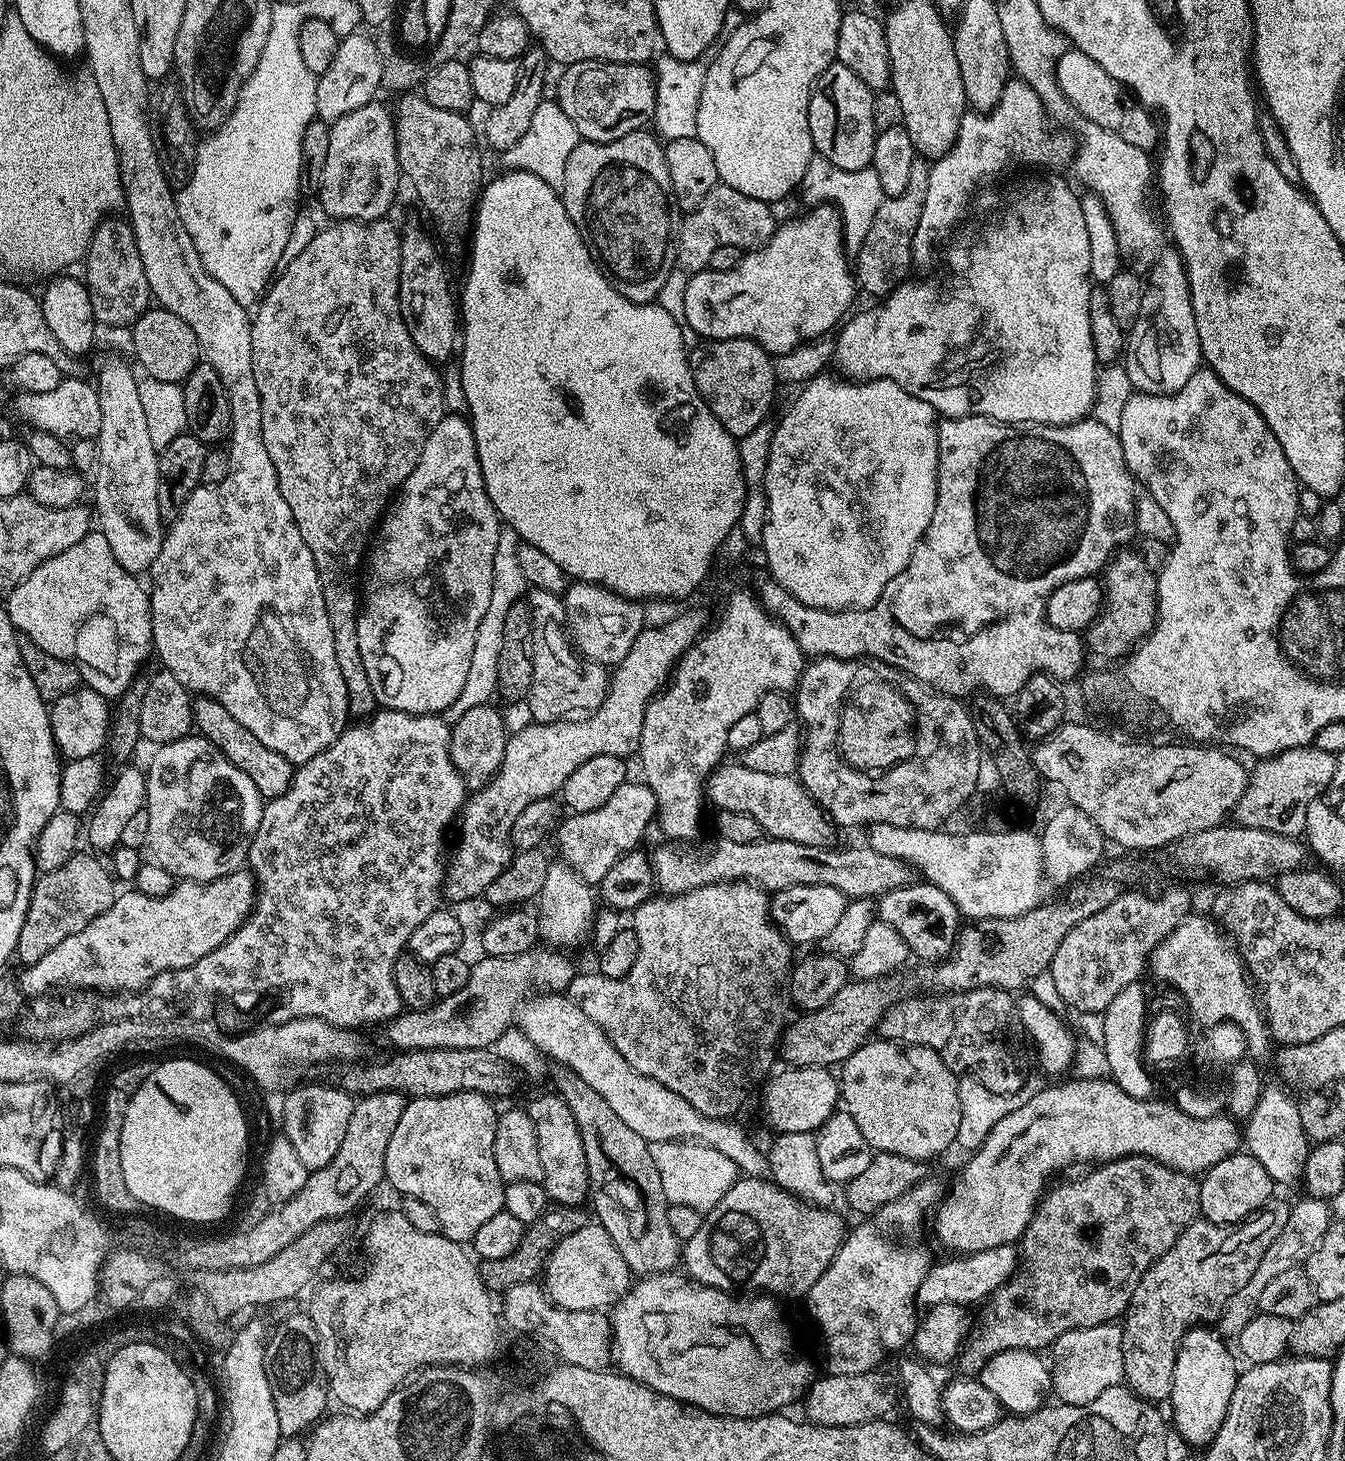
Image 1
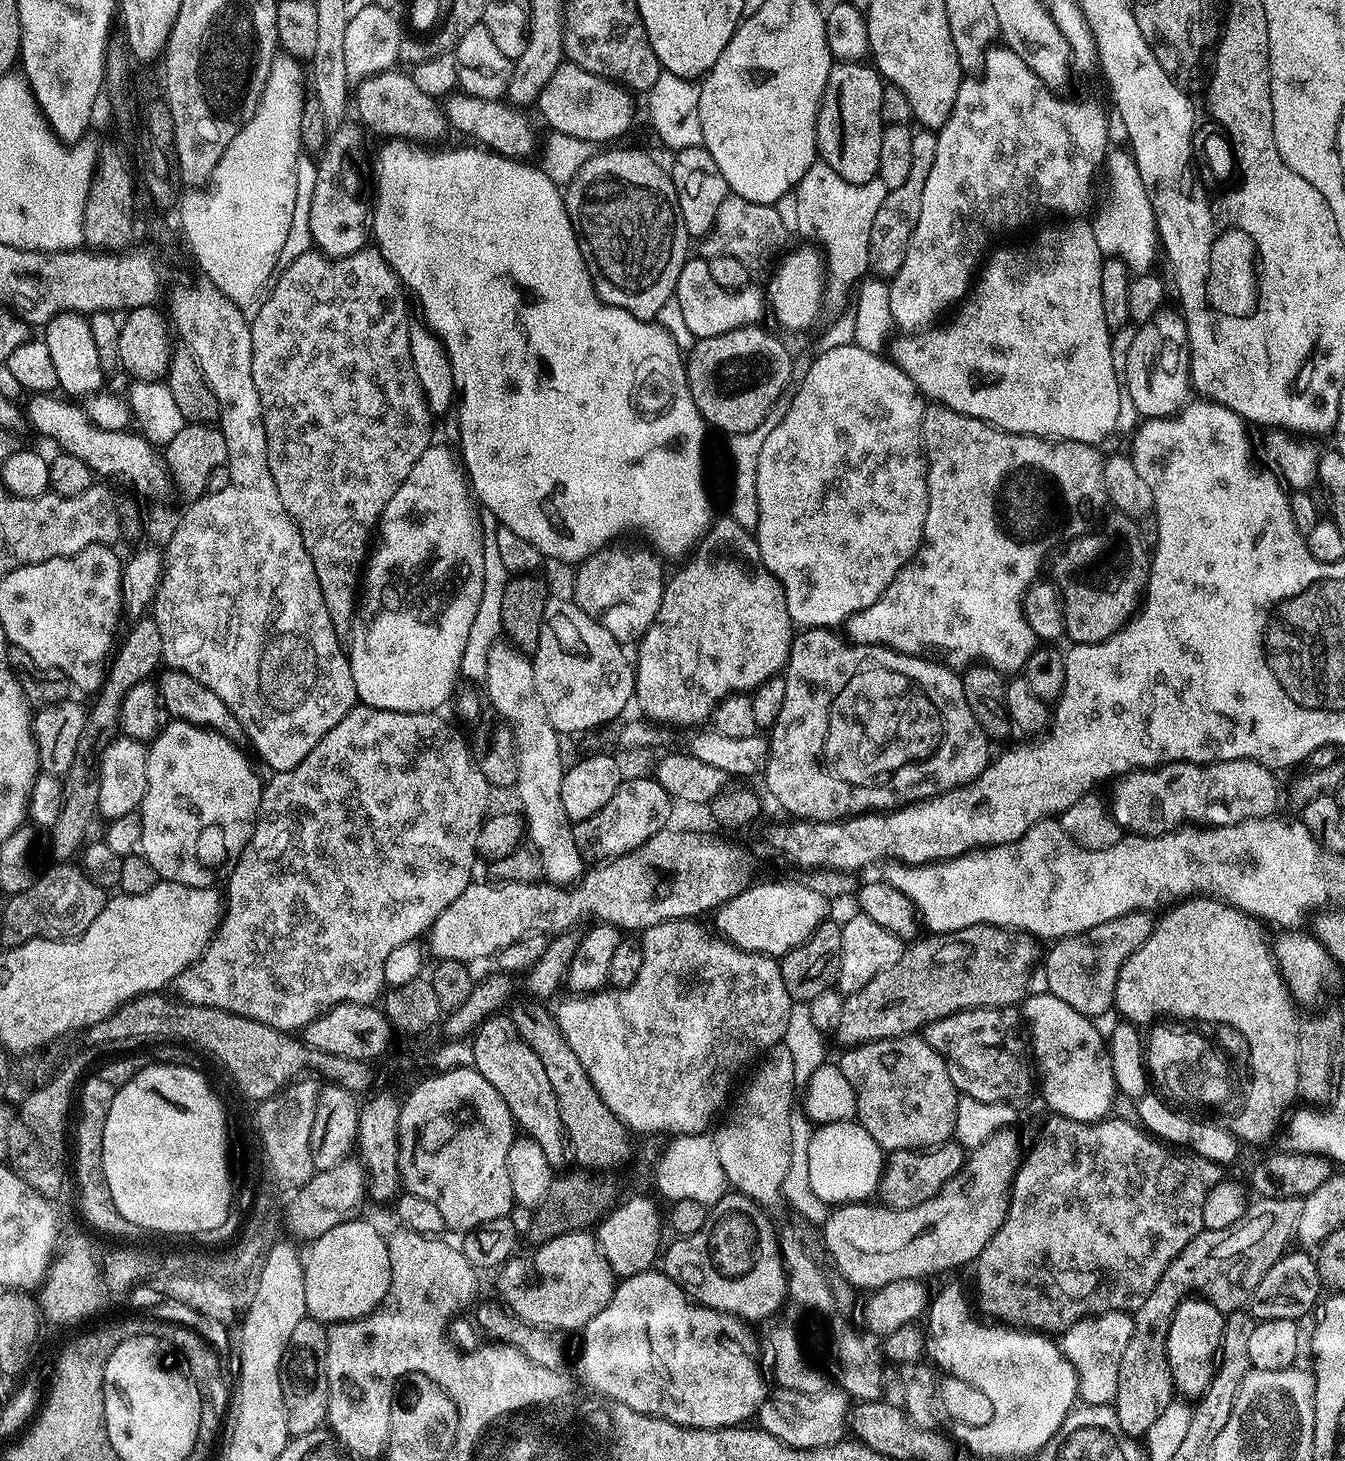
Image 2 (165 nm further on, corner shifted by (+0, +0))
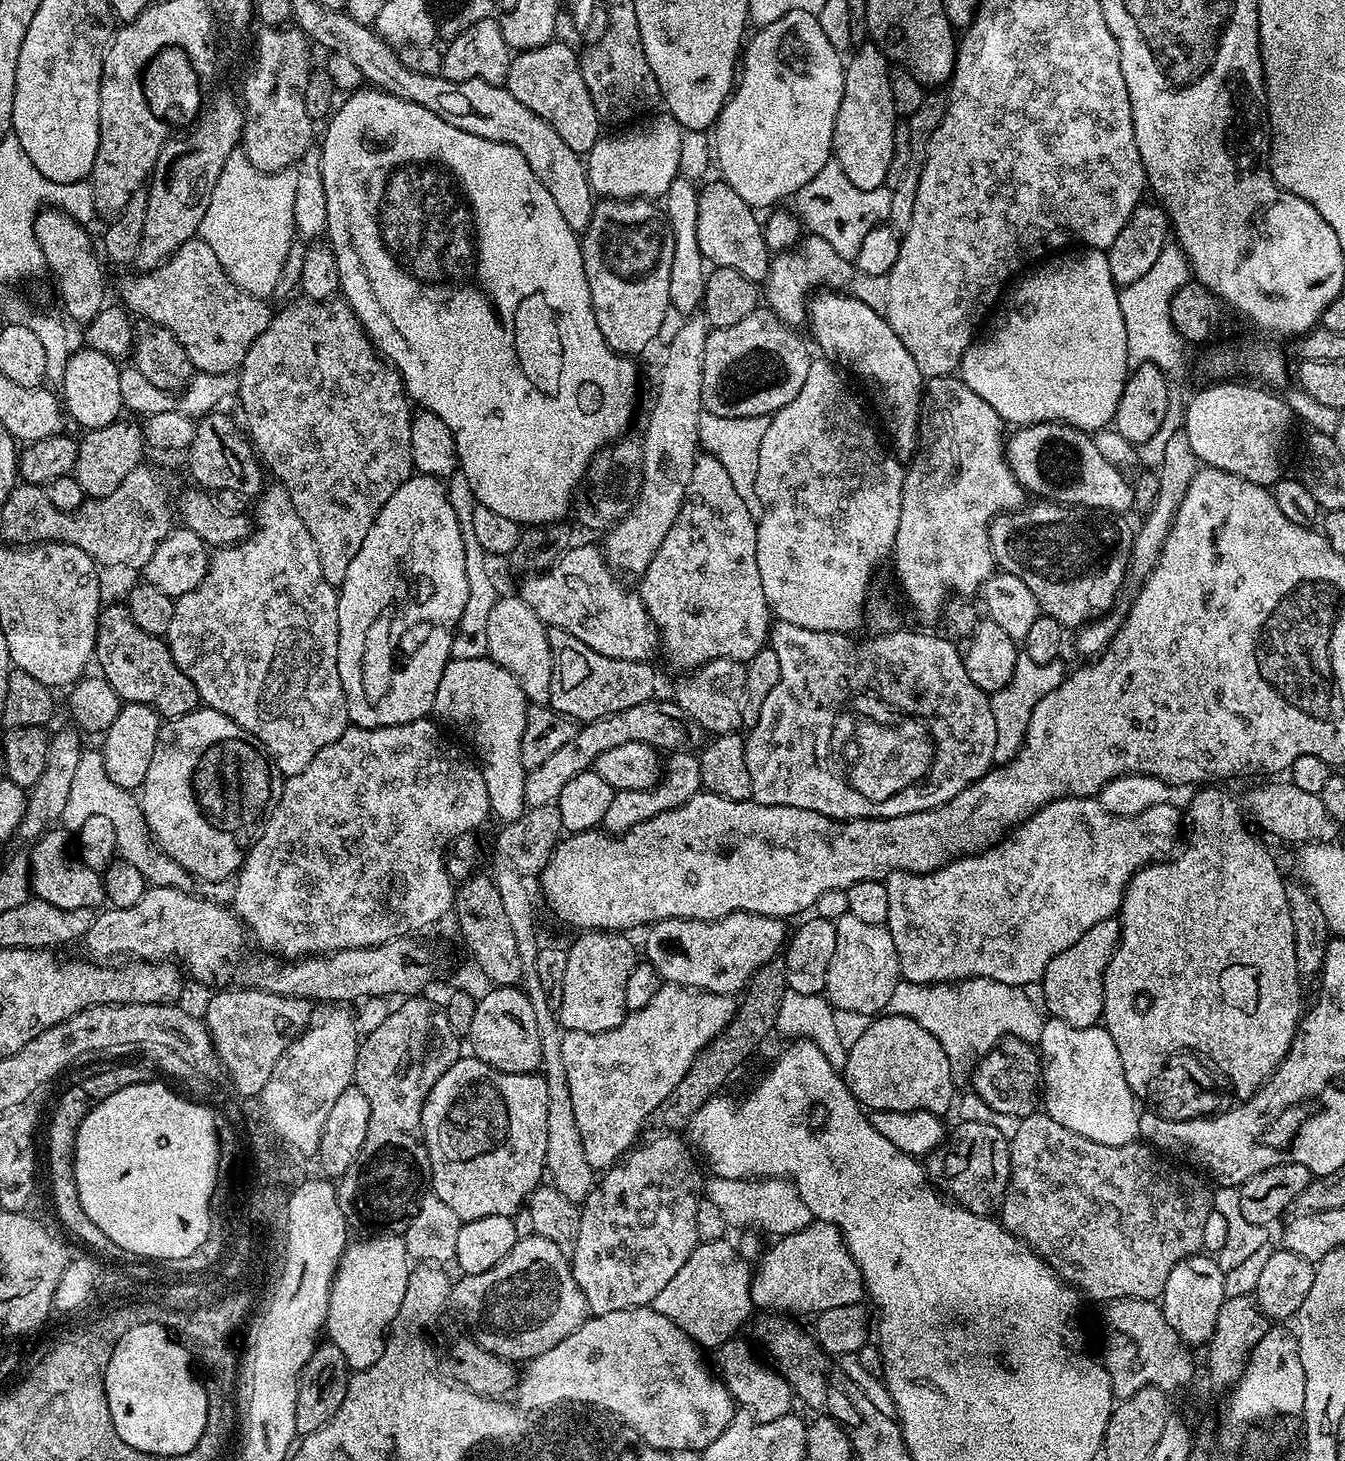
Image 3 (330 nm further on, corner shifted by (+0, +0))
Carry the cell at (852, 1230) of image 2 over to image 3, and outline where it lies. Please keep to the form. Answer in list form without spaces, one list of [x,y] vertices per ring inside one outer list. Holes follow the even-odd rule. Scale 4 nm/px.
[[[816,1220],[794,1234],[779,1237],[775,1243],[776,1245],[769,1252],[767,1249],[760,1256],[752,1273],[752,1303],[757,1309],[771,1310],[773,1313],[819,1314],[834,1306],[859,1304],[865,1299],[864,1276],[860,1273],[854,1258],[848,1253],[848,1247],[844,1245],[844,1236],[839,1228],[835,1228],[824,1220]]]

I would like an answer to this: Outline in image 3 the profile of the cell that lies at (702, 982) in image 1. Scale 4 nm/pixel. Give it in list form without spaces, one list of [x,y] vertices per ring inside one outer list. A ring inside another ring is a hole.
[[[661,983],[658,994],[642,1006],[642,1010],[637,1012],[628,1012],[624,1021],[618,1026],[614,1026],[605,1032],[570,1032],[565,1031],[561,1038],[562,1059],[566,1066],[566,1077],[569,1082],[570,1101],[574,1110],[574,1120],[577,1123],[577,1130],[581,1134],[582,1146],[585,1147],[585,1158],[589,1166],[594,1170],[607,1170],[617,1163],[637,1143],[636,1135],[640,1132],[640,1127],[646,1124],[651,1117],[652,1112],[662,1101],[668,1097],[670,1090],[682,1082],[686,1070],[694,1062],[694,1058],[700,1053],[708,1043],[720,1033],[729,1022],[732,1021],[732,1015],[736,1013],[737,1001],[732,996],[723,996],[718,992],[701,992],[699,988],[684,988],[681,984]]]

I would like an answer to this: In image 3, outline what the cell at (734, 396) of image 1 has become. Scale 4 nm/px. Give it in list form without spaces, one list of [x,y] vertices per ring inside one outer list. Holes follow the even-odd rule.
[[[758,306],[742,322],[726,328],[712,328],[706,338],[706,350],[702,358],[702,408],[722,418],[771,417],[779,408],[784,408],[802,390],[813,357],[800,341],[798,332],[788,327],[767,307]]]

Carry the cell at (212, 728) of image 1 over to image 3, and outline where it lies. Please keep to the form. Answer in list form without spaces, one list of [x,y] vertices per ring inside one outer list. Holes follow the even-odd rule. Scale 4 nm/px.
[[[105,603],[101,607],[94,660],[100,663],[99,675],[120,695],[121,701],[149,704],[164,718],[185,716],[201,707],[202,701],[194,682],[182,674],[167,643],[161,637],[146,634],[146,630],[138,630],[123,603]]]

